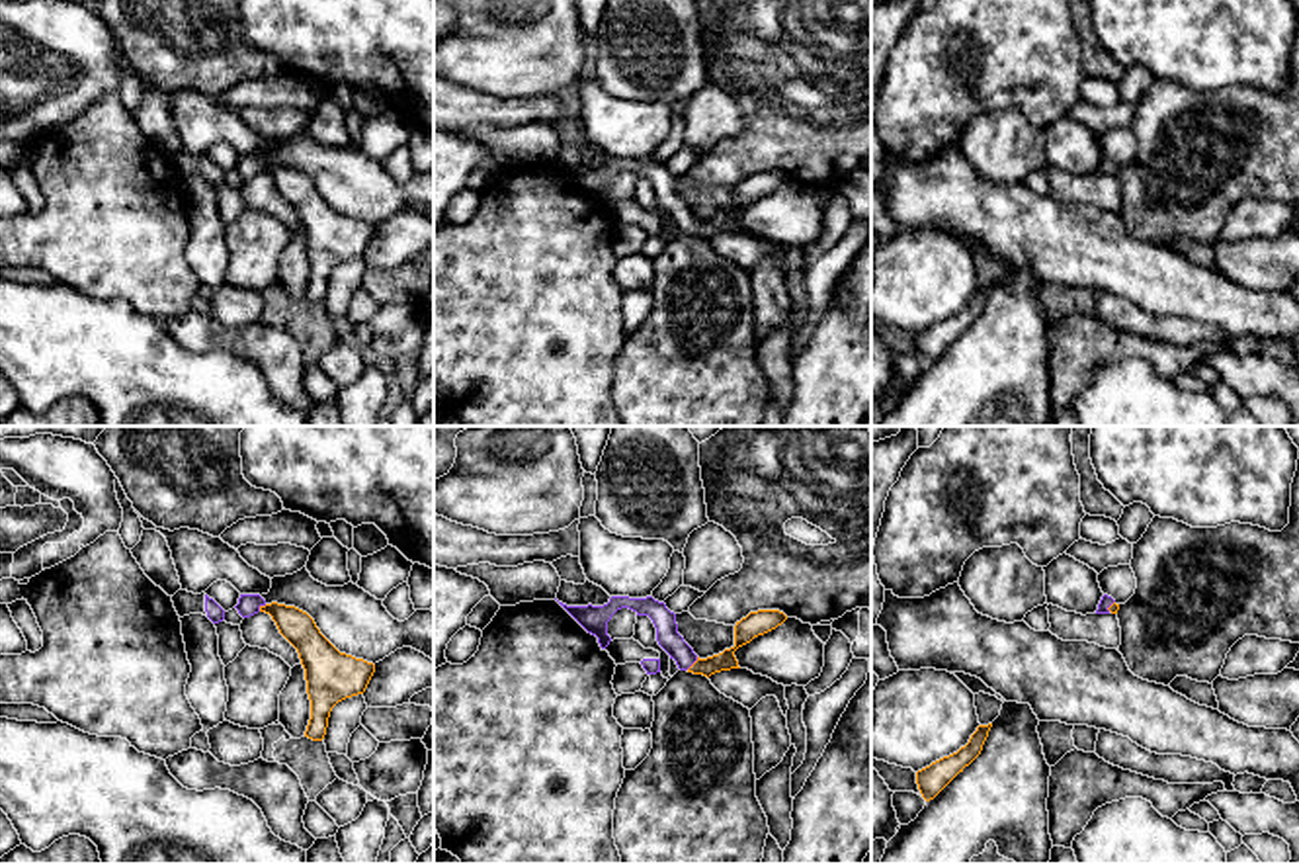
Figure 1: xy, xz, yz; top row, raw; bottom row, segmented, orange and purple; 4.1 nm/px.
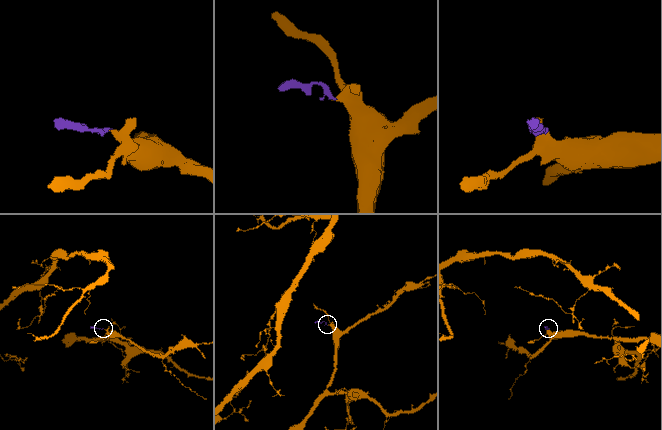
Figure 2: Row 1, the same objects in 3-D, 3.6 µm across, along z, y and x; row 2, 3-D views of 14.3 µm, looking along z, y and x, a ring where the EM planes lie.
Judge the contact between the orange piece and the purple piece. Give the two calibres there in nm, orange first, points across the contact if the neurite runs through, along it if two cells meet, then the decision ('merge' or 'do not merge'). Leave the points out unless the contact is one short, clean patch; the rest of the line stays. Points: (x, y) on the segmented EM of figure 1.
90 nm thick on the orange side, 100 nm on the other; runs through xz (745, 630), (721, 661), (694, 663), (667, 636), (667, 630); merge

